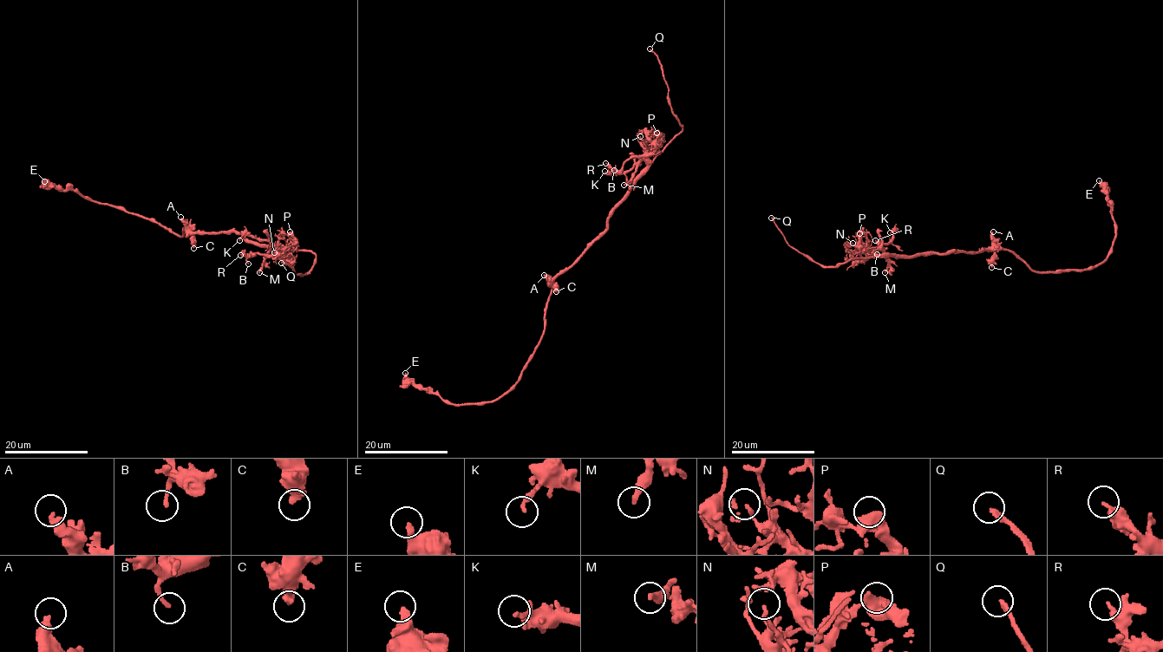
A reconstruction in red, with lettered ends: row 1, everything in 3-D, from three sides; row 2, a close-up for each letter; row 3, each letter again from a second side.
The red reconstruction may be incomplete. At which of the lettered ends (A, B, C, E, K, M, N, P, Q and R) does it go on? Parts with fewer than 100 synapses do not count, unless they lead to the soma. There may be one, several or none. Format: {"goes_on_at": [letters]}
{"goes_on_at": ["Q"]}

